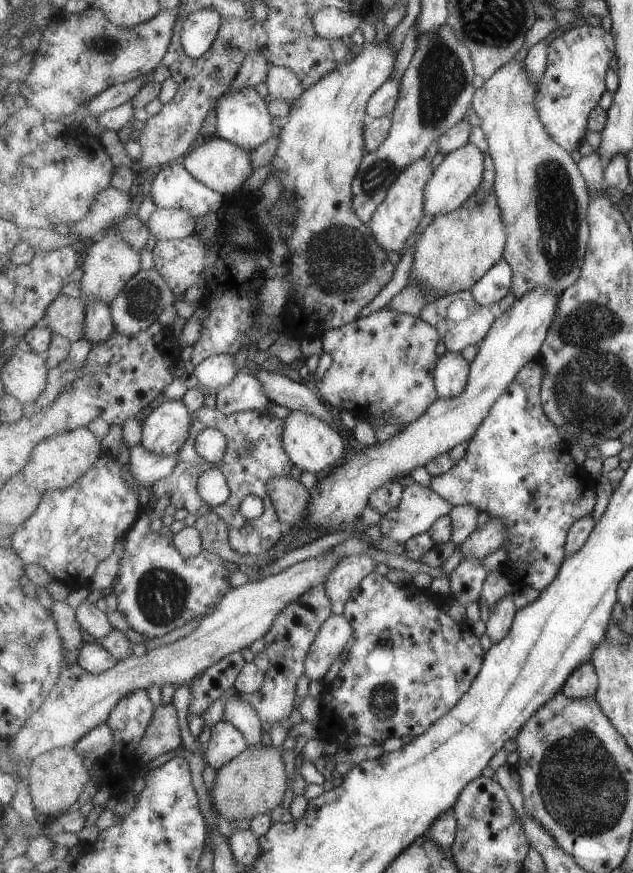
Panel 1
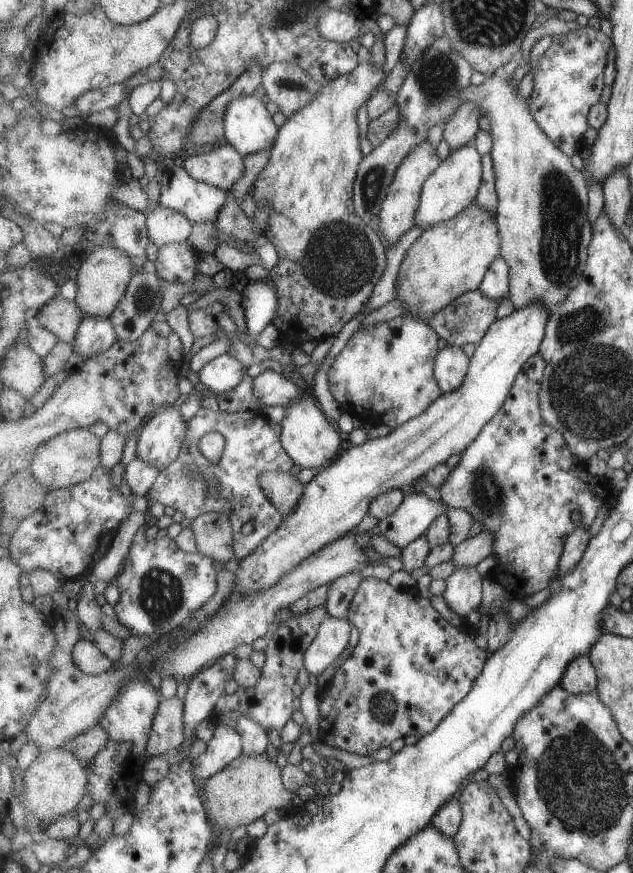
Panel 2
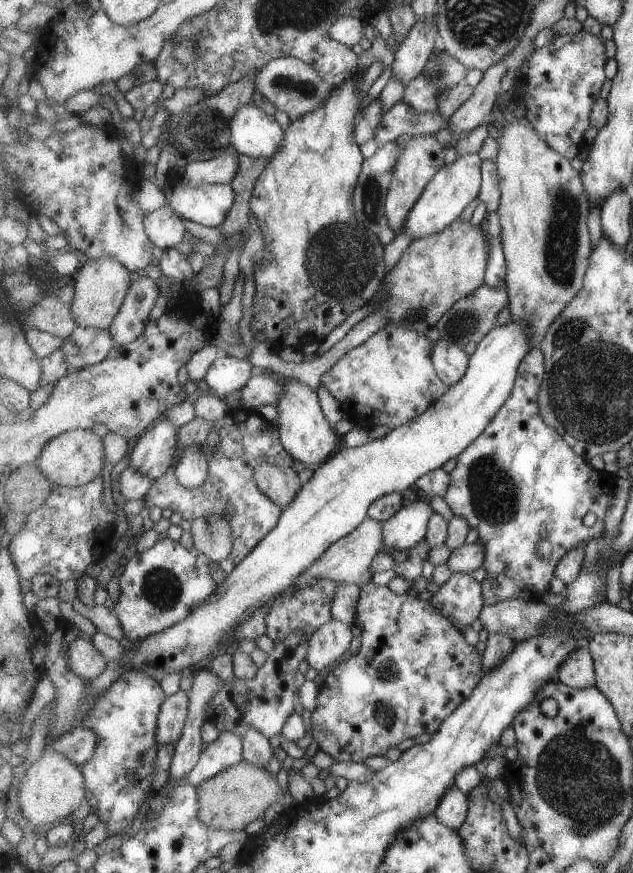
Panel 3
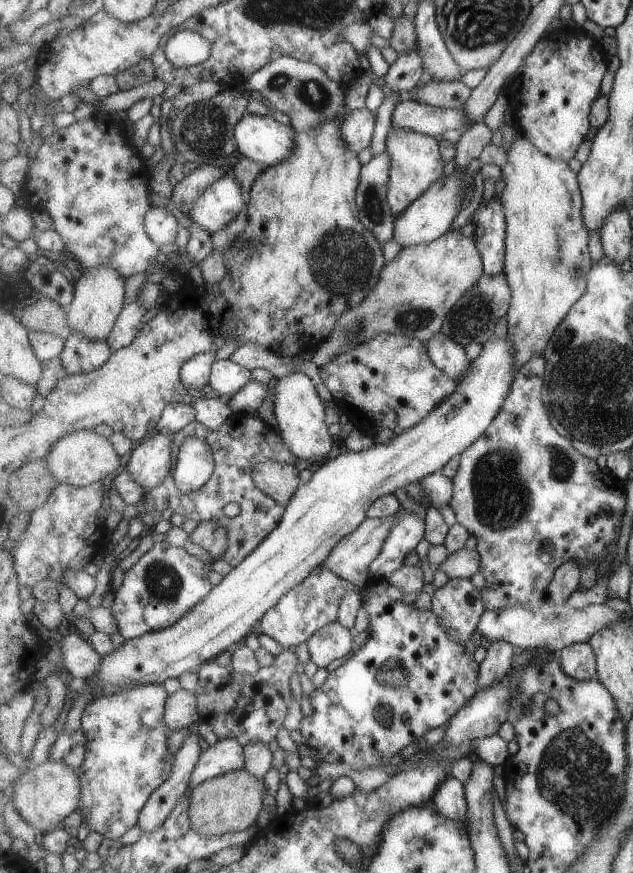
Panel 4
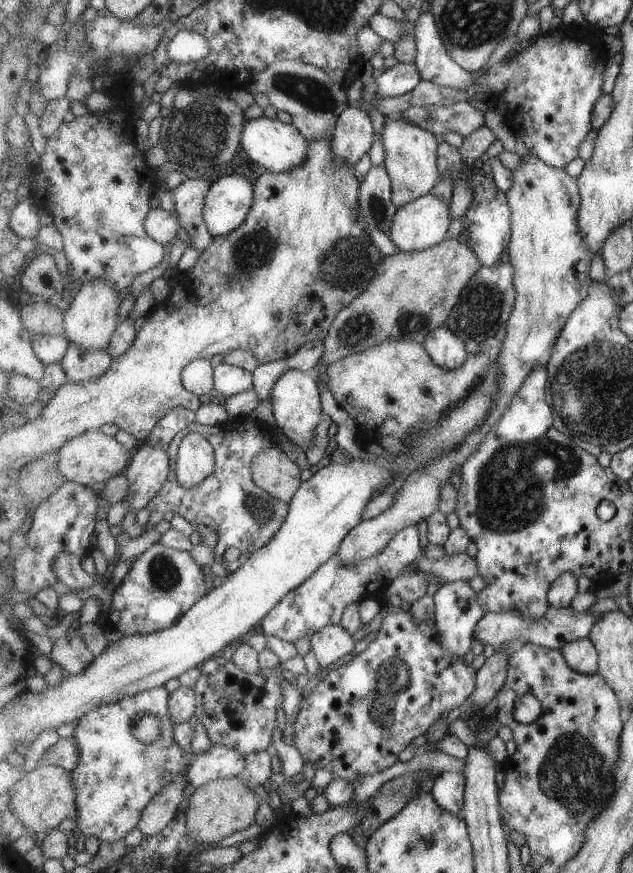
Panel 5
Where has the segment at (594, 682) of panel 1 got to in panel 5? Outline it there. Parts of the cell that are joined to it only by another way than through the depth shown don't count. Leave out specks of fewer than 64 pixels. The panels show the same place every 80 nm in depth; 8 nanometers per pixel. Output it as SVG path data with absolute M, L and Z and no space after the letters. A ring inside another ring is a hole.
M590 637L571 641L562 648L566 661L577 672L595 674L600 672L599 653Z

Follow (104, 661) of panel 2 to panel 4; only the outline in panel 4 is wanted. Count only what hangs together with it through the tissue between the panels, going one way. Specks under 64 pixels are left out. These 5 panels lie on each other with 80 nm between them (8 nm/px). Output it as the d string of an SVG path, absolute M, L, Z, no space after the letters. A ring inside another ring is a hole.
M64 634L61 640L64 668L75 678L89 680L101 667L104 656L79 634Z

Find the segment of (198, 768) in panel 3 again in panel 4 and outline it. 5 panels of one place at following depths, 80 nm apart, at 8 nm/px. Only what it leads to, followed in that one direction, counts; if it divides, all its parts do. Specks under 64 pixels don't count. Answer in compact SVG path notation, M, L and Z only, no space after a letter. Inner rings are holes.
M233 737L219 739L213 746L204 747L190 780L190 788L209 779L246 768L244 746Z

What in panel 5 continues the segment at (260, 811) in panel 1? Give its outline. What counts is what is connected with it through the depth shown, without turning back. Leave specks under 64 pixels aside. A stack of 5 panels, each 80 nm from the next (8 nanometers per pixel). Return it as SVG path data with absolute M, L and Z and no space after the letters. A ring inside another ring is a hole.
M243 776L210 780L195 788L186 809L189 834L201 845L217 846L221 839L249 828L255 822L260 797L243 782Z

